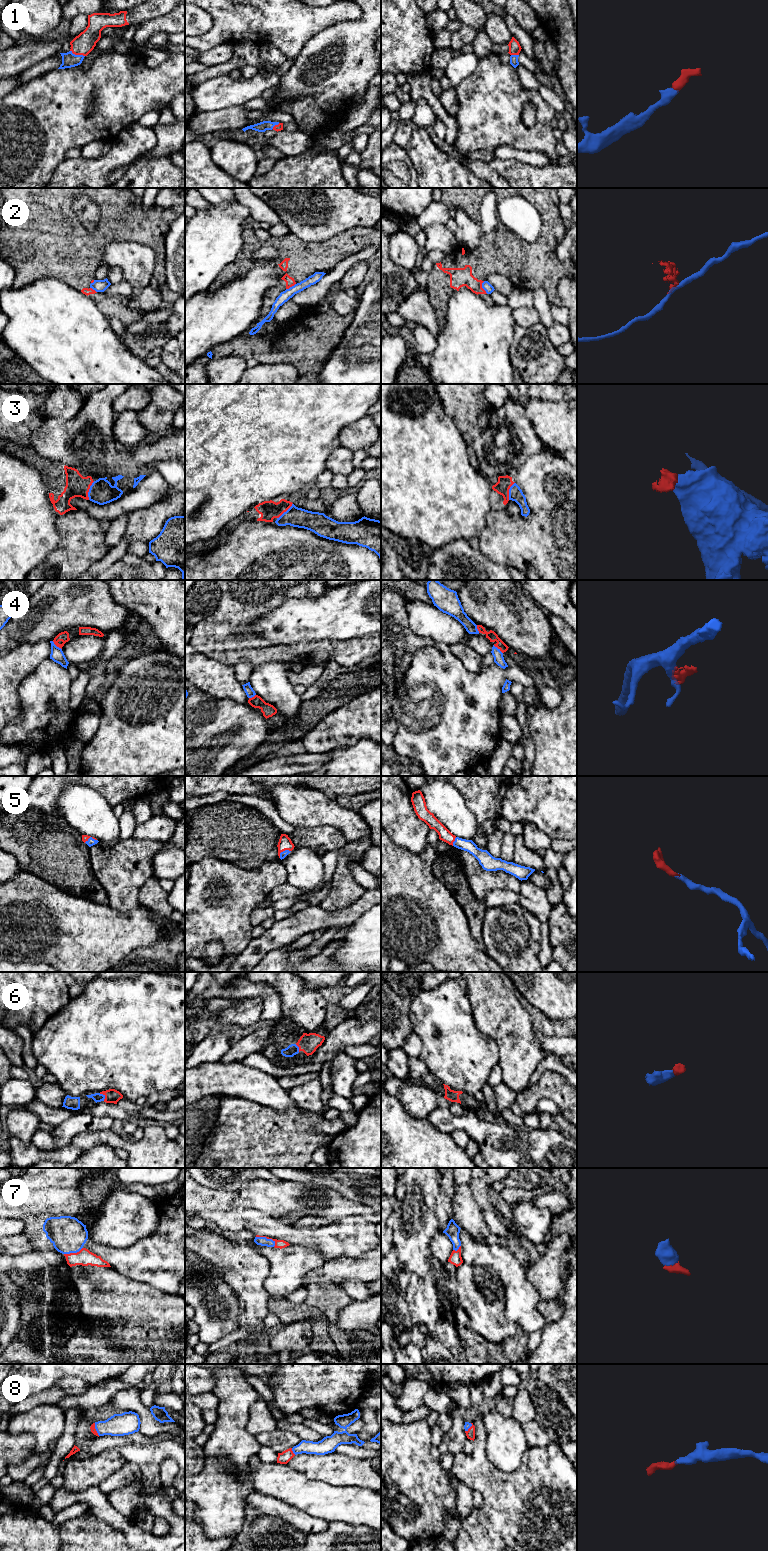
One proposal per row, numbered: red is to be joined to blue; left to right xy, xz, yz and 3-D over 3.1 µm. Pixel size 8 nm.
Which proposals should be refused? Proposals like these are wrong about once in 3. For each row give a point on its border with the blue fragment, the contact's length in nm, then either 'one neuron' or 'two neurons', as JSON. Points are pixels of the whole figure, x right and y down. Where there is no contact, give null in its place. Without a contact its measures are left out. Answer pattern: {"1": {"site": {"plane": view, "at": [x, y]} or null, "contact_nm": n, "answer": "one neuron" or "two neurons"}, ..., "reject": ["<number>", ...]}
{"1": {"site": {"plane": "xy", "at": [77, 55]}, "contact_nm": 130, "answer": "one neuron"}, "2": {"site": {"plane": "yz", "at": [482, 287]}, "contact_nm": 110, "answer": "two neurons"}, "3": {"site": {"plane": "xy", "at": [89, 490]}, "contact_nm": 160, "answer": "one neuron"}, "4": {"site": {"plane": "xy", "at": [56, 646]}, "contact_nm": 100, "answer": "two neurons"}, "5": {"site": {"plane": "xz", "at": [283, 851]}, "contact_nm": 110, "answer": "one neuron"}, "6": {"site": {"plane": "xy", "at": [104, 1096]}, "contact_nm": 80, "answer": "one neuron"}, "7": {"site": {"plane": "xz", "at": [266, 1238]}, "contact_nm": 180, "answer": "one neuron"}, "8": {"site": {"plane": "xz", "at": [292, 1450]}, "contact_nm": 70, "answer": "one neuron"}, "reject": ["2", "4"]}

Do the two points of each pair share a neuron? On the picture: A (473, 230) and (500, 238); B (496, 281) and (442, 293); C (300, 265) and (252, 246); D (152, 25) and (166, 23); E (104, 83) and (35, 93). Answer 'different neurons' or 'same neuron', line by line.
A: different neurons
B: different neurons
C: same neuron
D: same neuron
E: same neuron

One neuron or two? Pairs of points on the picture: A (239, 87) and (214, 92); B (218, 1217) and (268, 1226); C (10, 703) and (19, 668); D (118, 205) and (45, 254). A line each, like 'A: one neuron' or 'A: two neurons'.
A: one neuron
B: one neuron
C: one neuron
D: one neuron

